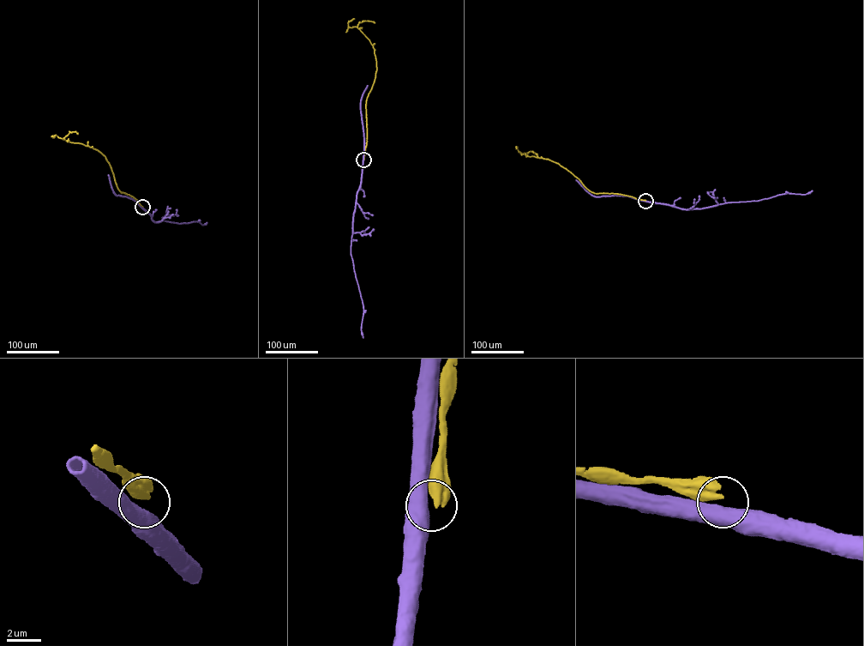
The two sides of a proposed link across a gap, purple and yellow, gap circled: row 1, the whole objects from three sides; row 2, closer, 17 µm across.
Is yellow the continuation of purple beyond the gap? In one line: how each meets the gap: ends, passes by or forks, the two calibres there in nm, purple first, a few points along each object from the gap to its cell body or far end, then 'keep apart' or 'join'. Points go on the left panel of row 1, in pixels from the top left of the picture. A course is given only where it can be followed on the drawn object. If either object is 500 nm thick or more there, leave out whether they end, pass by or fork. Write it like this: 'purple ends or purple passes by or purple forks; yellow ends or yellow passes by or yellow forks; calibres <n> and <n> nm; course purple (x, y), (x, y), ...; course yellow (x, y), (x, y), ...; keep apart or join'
calibres 750 and 420 nm; course purple (142, 207), (156, 222), (197, 221), (203, 225), (206, 222); course yellow (142, 207), (133, 197), (119, 190), (108, 162), (99, 152), (88, 146), (51, 136), (56, 135); keep apart

